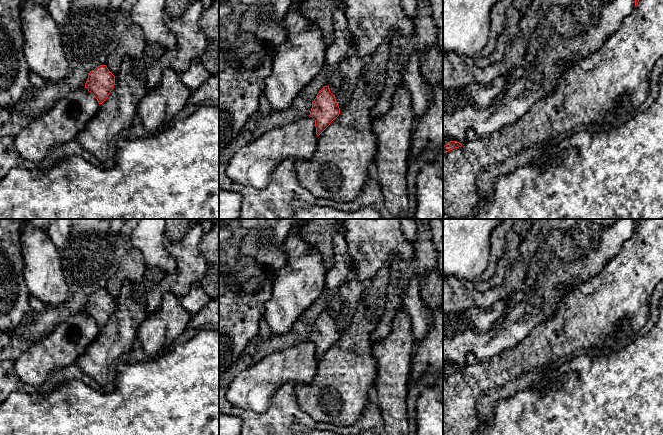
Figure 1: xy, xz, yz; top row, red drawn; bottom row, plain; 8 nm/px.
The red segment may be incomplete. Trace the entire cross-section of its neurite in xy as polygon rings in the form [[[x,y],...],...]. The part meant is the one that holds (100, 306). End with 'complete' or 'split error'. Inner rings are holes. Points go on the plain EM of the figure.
[[[100,289],[88,298],[85,312],[102,328],[109,320],[115,309],[115,300],[106,289]]]; complete

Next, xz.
[[[324,310],[316,322],[312,326],[312,332],[310,335],[310,341],[315,344],[316,358],[319,360],[340,338],[340,332],[336,325],[335,319],[330,316],[329,310]]]; complete

